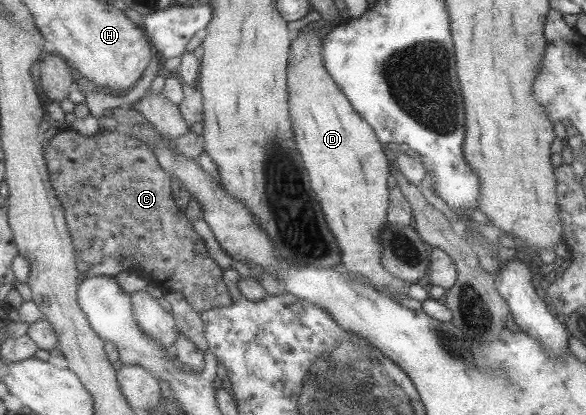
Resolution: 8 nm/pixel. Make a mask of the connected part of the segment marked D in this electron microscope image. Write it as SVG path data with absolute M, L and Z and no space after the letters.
M316 28L296 34L291 41L291 57L289 58L288 94L290 103L290 118L294 127L300 157L307 168L308 177L311 179L311 189L322 207L324 219L336 244L340 248L339 267L346 268L352 274L360 274L366 278L367 285L384 293L390 294L394 302L408 309L421 309L421 302L411 299L406 295L407 283L390 275L382 263L382 241L380 241L380 228L384 226L389 203L389 189L386 178L389 175L389 161L386 160L383 144L378 141L374 131L359 117L352 104L348 102L343 91L336 86L335 81L325 69L323 62L322 36L324 31Z

